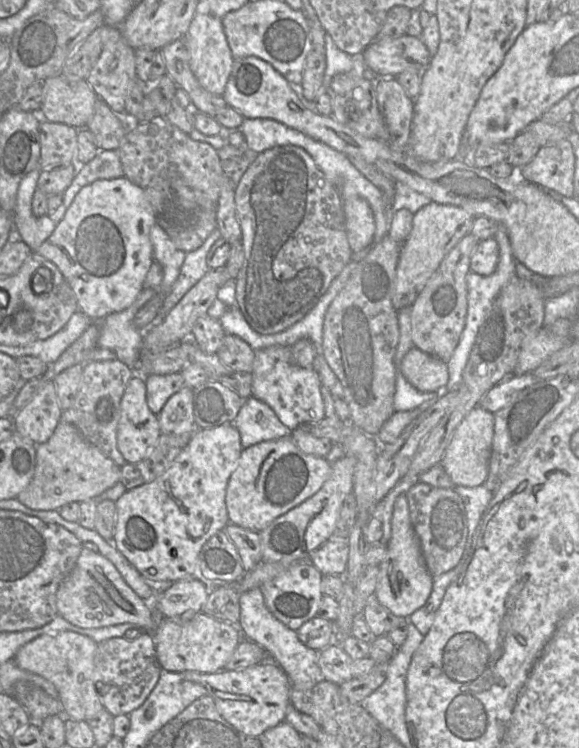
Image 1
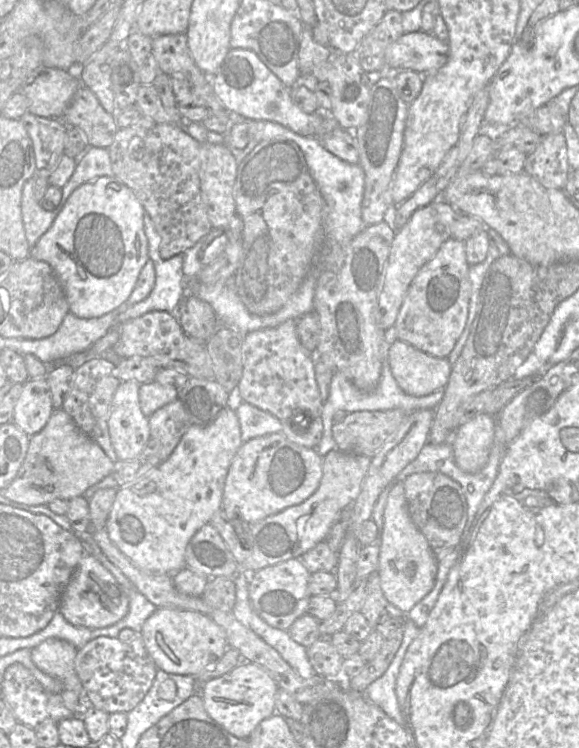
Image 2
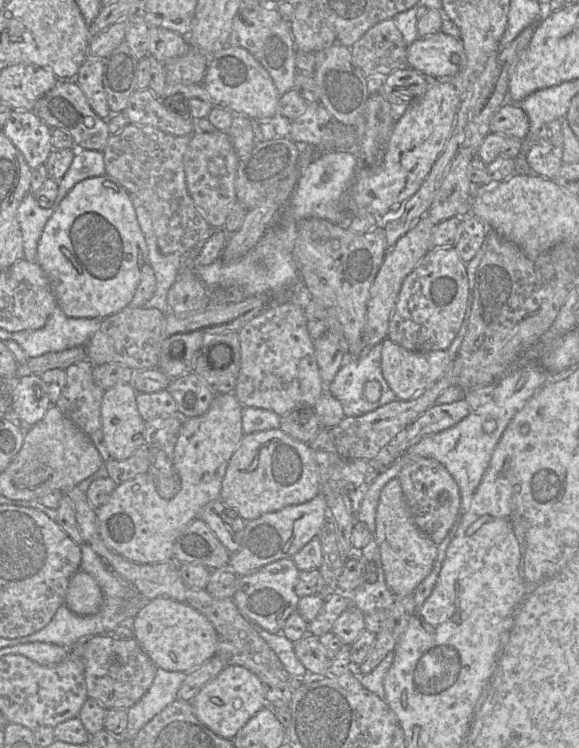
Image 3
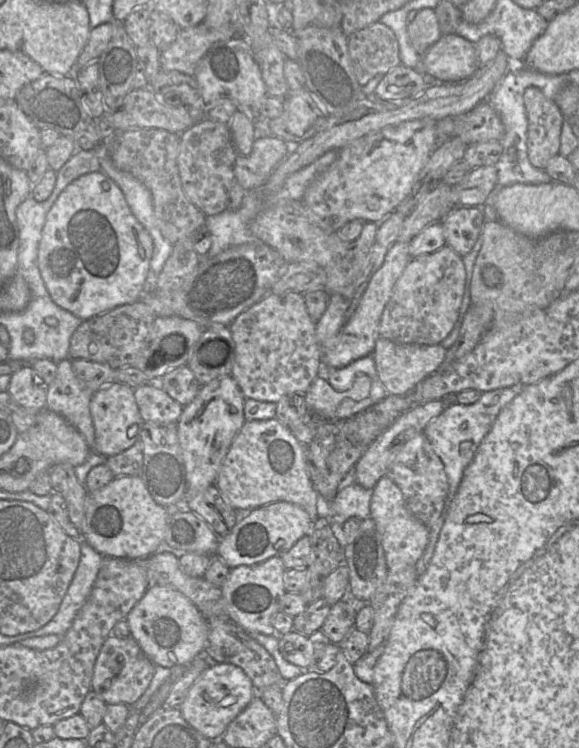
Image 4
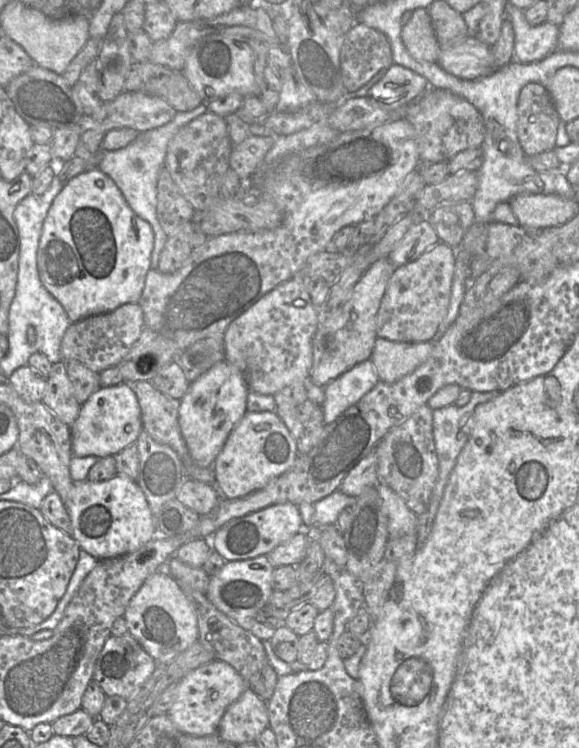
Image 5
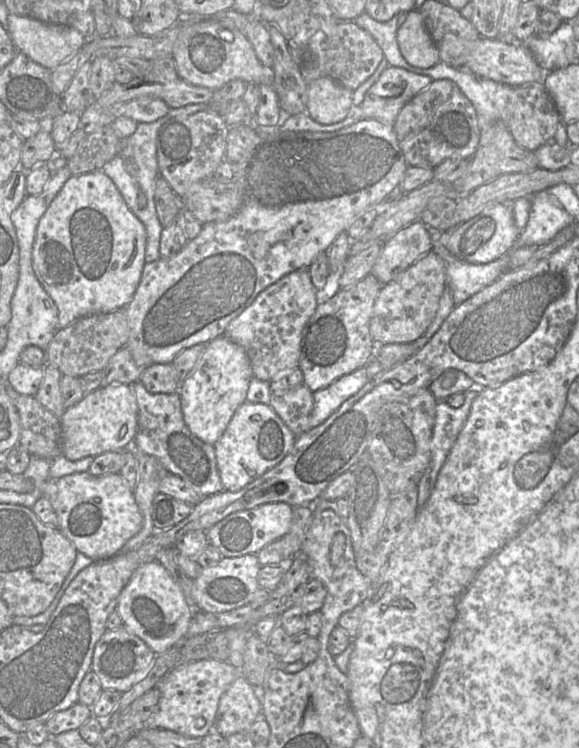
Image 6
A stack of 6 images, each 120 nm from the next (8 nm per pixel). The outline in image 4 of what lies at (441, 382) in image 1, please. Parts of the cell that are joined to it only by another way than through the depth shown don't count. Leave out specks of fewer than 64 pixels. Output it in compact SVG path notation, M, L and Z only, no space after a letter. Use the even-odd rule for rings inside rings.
M380 336L372 355L380 380L388 394L401 396L408 394L424 378L438 370L445 359L446 351L440 344L400 344Z

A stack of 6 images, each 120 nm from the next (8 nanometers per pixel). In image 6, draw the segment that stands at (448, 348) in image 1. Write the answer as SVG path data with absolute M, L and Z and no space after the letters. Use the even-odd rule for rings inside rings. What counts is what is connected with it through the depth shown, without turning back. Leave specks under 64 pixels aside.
M433 251L420 257L396 278L383 284L373 305L370 334L376 345L419 339L432 322L447 286L443 259Z

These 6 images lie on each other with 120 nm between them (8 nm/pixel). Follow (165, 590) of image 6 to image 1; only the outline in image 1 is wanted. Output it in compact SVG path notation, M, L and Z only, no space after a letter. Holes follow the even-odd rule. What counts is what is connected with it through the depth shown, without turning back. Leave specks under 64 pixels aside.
M204 611L198 612L187 623L162 618L155 630L151 632L161 667L173 672L193 670L202 673L216 673L221 671L244 638L237 624L219 620Z

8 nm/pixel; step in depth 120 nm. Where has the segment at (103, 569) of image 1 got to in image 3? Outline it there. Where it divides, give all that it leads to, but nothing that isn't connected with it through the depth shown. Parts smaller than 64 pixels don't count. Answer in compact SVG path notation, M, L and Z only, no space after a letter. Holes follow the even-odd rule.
M78 570L72 577L65 604L79 615L97 613L104 601L103 592L97 581L87 572Z

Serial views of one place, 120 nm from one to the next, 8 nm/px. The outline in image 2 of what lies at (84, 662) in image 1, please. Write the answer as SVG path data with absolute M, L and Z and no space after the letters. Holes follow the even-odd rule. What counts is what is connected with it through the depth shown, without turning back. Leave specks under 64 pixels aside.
M50 638L31 649L31 659L42 672L60 679L64 690L73 691L80 697L82 713L88 703L75 668L77 652L78 649L68 641Z

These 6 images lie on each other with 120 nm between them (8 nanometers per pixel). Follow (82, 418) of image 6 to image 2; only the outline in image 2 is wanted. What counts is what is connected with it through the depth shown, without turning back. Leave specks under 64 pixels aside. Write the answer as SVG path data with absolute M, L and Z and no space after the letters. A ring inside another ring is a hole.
M124 381L118 386L111 404L108 429L119 460L139 456L151 439L149 418L140 407L137 381Z

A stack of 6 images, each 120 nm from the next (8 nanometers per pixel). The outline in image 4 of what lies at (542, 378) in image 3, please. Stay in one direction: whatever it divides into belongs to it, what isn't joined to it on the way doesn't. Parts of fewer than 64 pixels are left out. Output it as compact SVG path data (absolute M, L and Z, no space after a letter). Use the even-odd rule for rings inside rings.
M514 385L482 392L473 404L462 405L458 402L447 404L442 413L430 421L424 429L431 447L444 465L448 480L447 504L450 504L457 492L464 470L472 461L478 446L491 428L501 409L507 405L526 385ZM353 481L344 483L335 498L327 503L325 518L331 526L342 525L351 517L370 518L372 491Z

